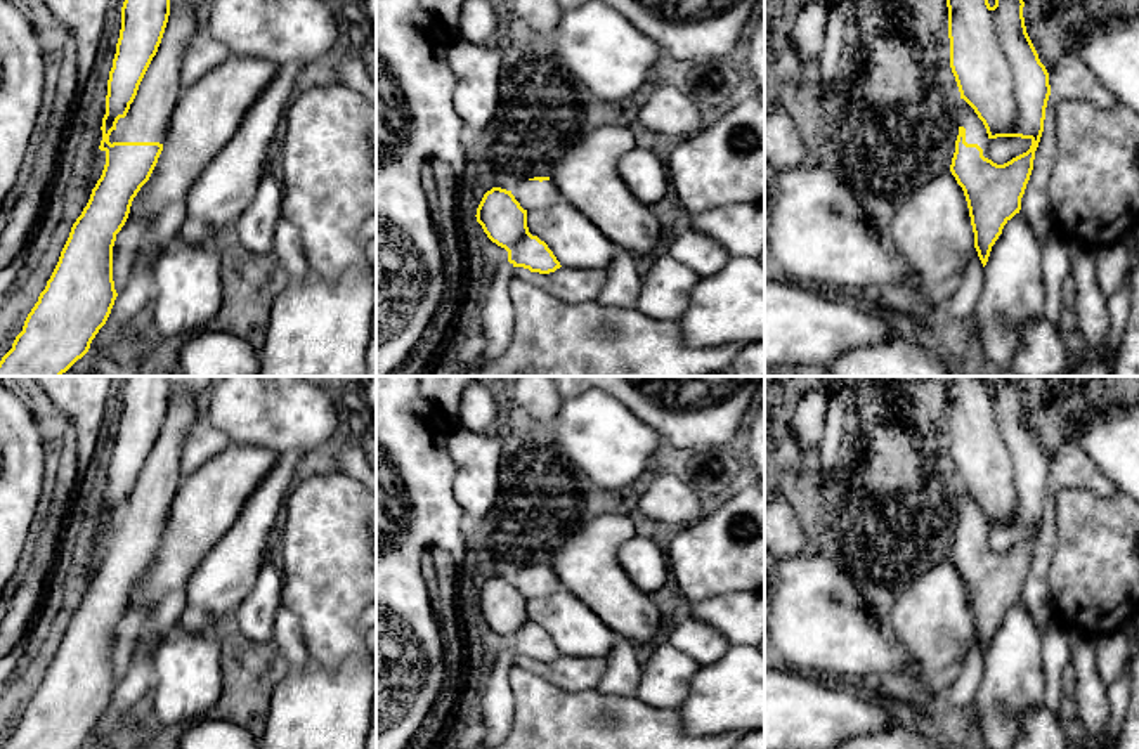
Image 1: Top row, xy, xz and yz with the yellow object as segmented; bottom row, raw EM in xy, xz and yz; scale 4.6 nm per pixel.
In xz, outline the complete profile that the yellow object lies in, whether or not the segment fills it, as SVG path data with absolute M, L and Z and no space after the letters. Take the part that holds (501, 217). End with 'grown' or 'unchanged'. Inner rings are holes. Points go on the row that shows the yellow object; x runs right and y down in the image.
M534 177L518 182L511 191L487 191L475 217L487 238L508 251L513 267L550 274L562 265L548 244L529 232L527 213L560 201L562 192L550 177Z | grown

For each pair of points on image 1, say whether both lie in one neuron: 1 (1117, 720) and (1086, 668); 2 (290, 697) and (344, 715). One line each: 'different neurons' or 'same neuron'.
1: different neurons
2: same neuron

